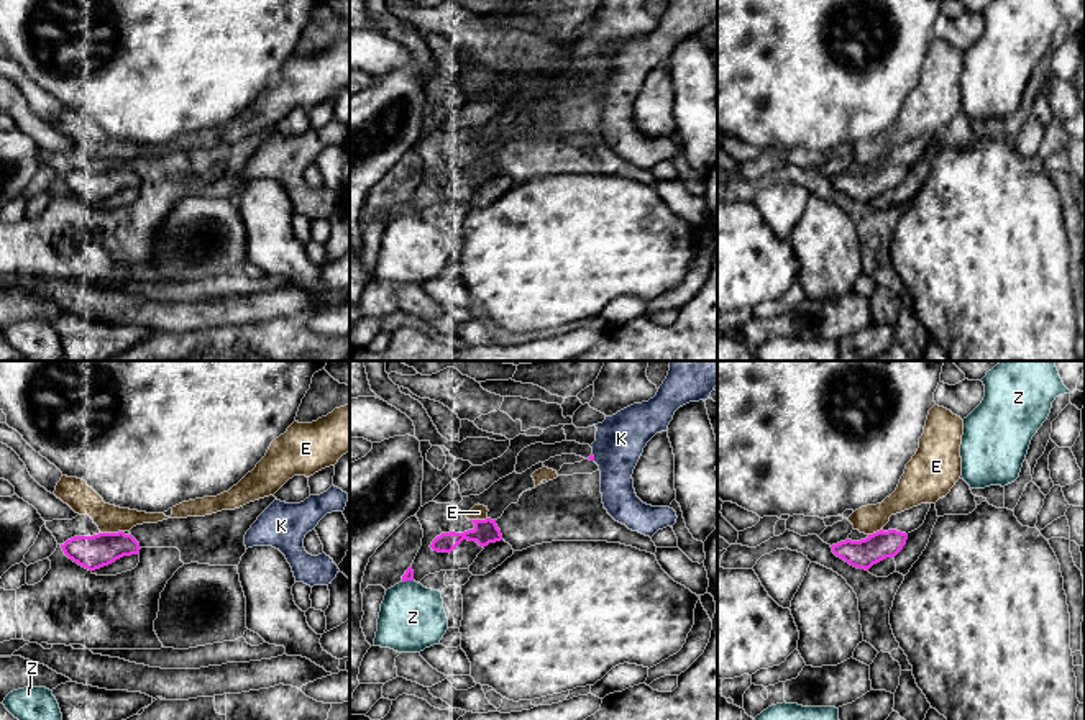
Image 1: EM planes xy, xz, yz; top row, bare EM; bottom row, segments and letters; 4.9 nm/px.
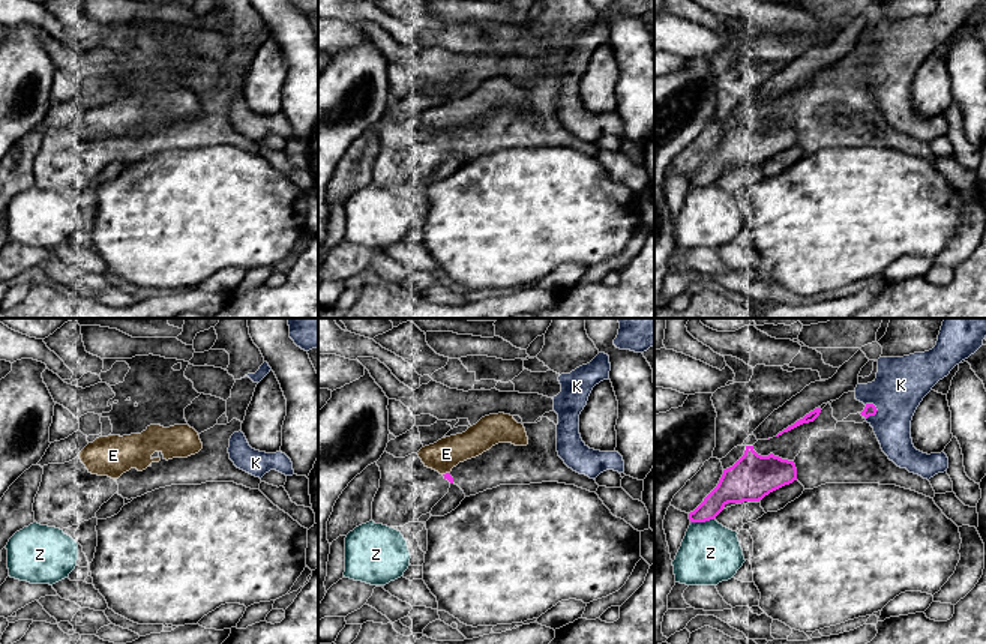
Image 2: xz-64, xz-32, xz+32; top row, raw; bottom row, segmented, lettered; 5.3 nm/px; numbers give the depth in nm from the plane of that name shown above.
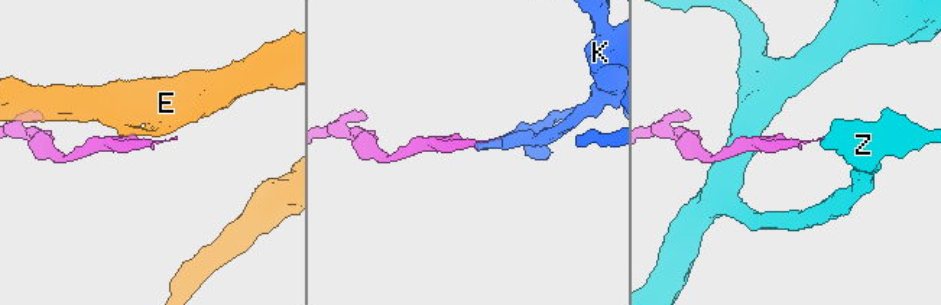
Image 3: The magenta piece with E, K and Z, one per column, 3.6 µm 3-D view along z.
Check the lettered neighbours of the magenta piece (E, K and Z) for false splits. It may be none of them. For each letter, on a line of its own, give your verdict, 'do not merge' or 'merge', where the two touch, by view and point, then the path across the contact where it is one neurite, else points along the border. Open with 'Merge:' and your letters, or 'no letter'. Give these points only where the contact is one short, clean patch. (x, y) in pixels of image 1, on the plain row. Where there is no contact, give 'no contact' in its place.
Merge: K
E: do not merge; meets magenta in xy at (110, 166)
K: merge; meets magenta in xz at (593, 91); runs through xz (591, 91), (593, 91), (604, 87), (621, 71)
Z: do not merge; meets magenta in xz at (407, 212)

